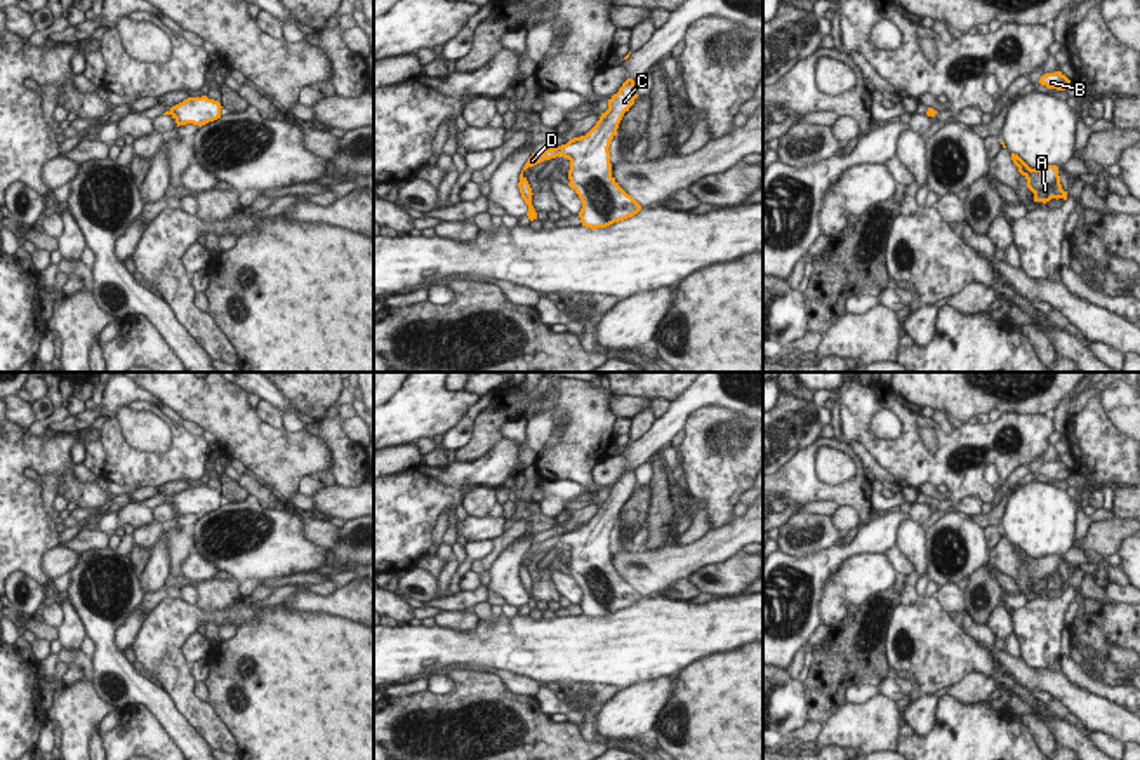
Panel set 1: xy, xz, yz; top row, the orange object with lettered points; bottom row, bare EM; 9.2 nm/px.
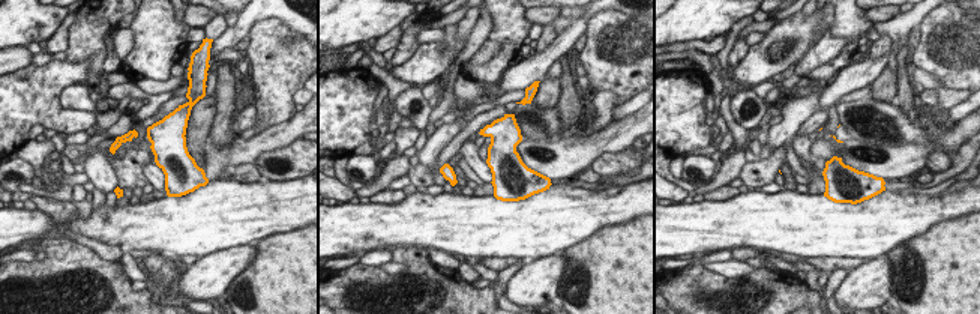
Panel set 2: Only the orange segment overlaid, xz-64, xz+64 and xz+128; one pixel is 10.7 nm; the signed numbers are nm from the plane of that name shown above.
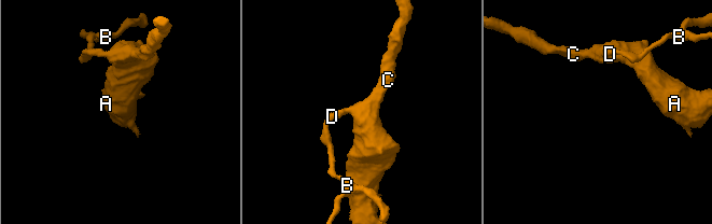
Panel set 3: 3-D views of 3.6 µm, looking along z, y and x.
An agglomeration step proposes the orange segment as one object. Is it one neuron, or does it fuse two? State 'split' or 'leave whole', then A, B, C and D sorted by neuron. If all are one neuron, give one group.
leave whole; A B C D

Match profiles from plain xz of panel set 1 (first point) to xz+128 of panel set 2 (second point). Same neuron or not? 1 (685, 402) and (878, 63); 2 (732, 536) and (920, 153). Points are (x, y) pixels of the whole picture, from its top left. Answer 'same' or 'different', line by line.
1: same
2: same

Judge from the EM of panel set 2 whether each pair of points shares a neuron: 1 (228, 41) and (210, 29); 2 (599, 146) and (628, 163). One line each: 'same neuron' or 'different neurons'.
1: different neurons
2: different neurons

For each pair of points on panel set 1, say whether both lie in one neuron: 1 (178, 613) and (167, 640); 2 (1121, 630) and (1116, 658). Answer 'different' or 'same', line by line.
1: same
2: different

